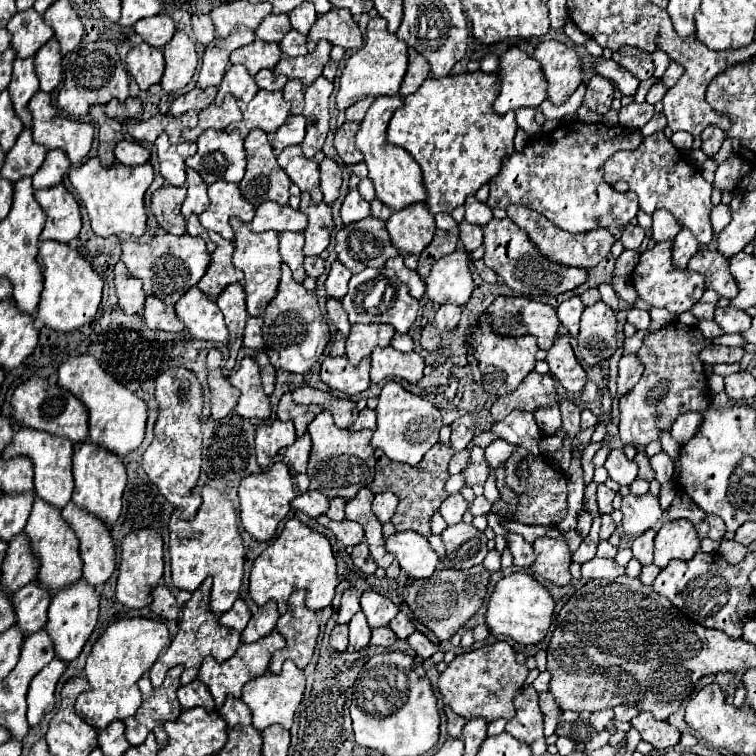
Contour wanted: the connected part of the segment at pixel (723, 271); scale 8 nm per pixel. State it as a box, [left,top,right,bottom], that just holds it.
[688,250,738,300]

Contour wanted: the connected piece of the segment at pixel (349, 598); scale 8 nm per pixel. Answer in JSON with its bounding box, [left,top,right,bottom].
[338,588,360,624]

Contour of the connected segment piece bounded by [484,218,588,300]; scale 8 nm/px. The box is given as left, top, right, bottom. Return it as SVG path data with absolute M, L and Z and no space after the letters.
M492 218L484 226L484 262L490 270L494 270L514 292L526 296L526 298L538 298L538 296L558 296L568 290L578 288L588 280L586 268L576 266L562 266L556 262L550 262L542 252L530 242L528 234L518 228L510 218L498 220Z

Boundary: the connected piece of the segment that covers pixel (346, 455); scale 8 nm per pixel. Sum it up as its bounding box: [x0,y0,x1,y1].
[306,410,376,500]

